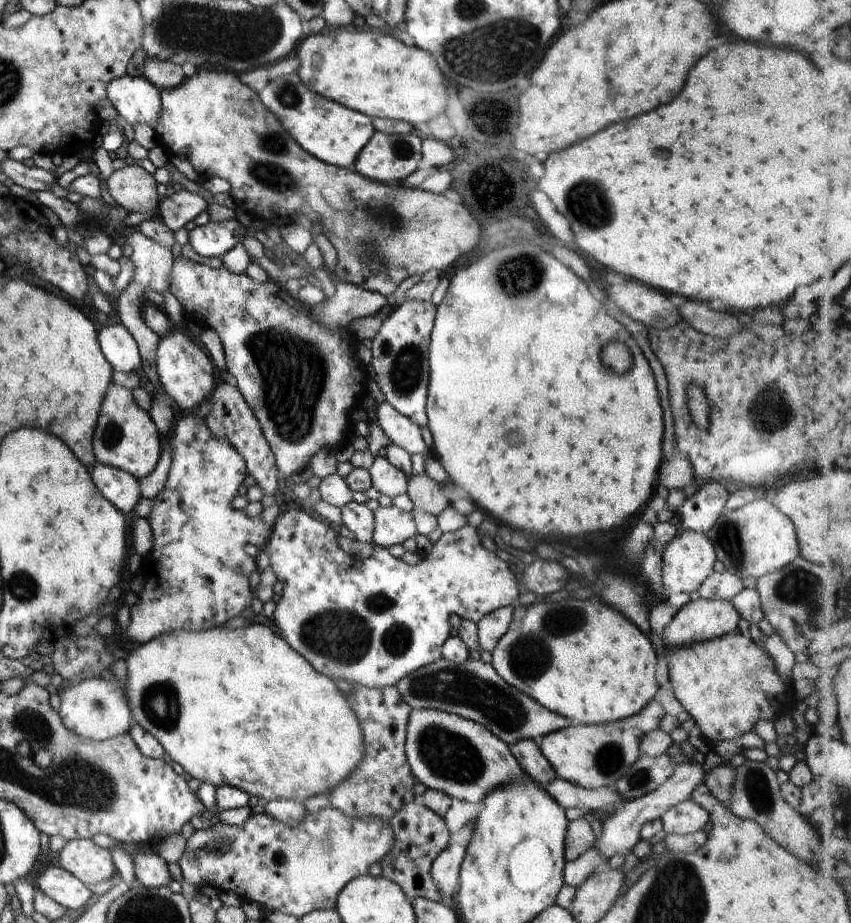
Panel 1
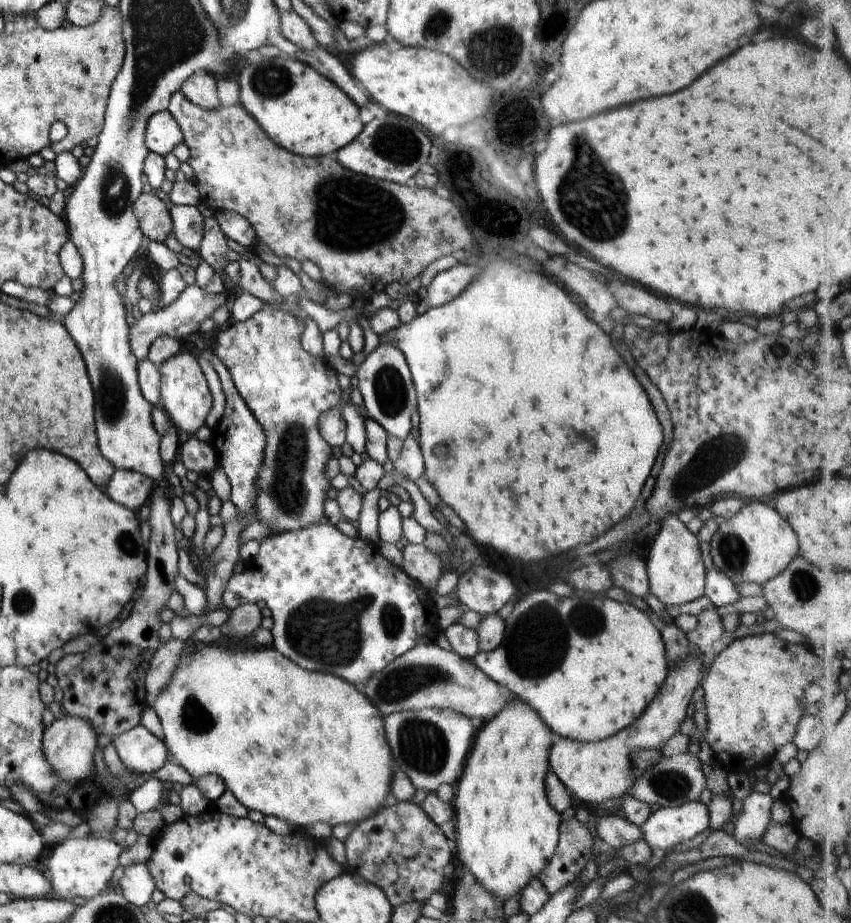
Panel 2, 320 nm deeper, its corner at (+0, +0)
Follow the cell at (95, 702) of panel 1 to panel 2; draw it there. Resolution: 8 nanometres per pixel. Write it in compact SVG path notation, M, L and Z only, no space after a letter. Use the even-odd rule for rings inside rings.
M62 716L44 729L41 740L44 760L47 760L54 775L66 783L80 783L93 774L94 750L97 747L95 729L83 718Z

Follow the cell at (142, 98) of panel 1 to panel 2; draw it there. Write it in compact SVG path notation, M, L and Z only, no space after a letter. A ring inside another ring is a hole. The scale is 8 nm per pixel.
M170 111L153 114L148 119L145 143L150 151L166 156L180 142L183 142L183 132Z

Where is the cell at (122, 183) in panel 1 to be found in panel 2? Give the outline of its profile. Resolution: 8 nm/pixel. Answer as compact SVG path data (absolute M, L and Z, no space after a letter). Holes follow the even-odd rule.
M154 192L142 193L133 204L143 236L157 243L164 243L173 233L173 222L166 203Z

